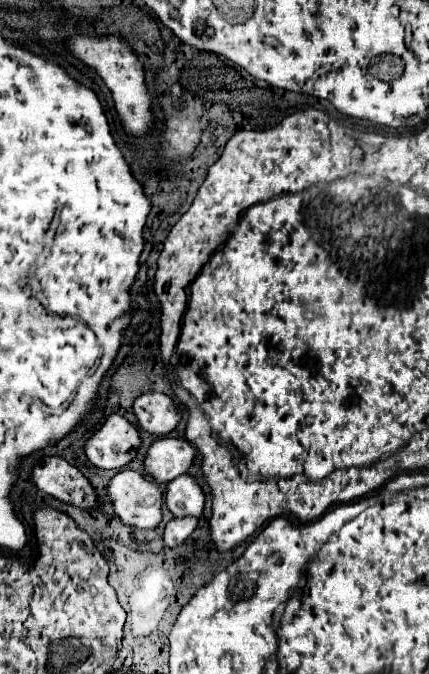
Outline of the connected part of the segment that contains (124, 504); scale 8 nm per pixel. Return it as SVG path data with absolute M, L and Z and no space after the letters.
M133 470L117 472L107 484L115 516L133 528L153 528L161 522L163 492L149 478Z

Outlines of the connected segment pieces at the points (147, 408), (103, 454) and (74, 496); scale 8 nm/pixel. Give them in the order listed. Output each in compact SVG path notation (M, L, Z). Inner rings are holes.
M149 392L135 398L133 414L139 426L155 436L169 434L181 420L177 402L171 396L159 392Z
M111 414L87 438L85 454L91 464L113 470L133 460L139 446L139 432L123 416Z
M45 456L31 468L31 480L39 490L63 502L71 502L79 508L97 506L97 496L89 480L61 456Z

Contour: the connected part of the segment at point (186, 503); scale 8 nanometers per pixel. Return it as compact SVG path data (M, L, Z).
M177 476L167 484L165 504L173 516L201 516L205 506L205 494L191 476Z

